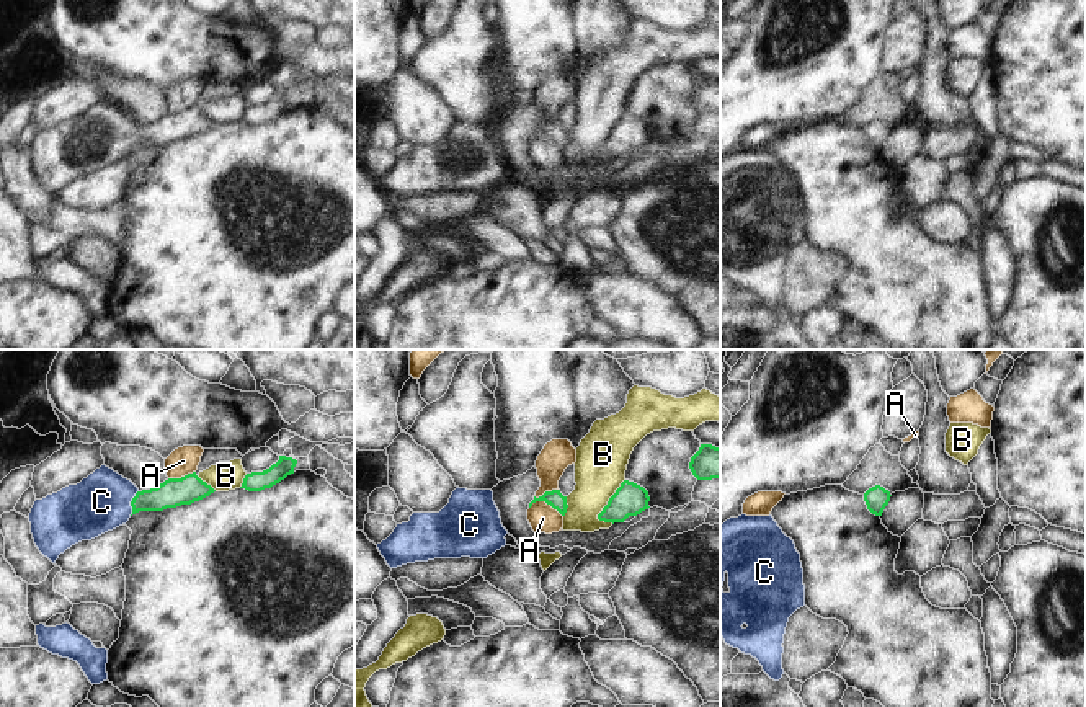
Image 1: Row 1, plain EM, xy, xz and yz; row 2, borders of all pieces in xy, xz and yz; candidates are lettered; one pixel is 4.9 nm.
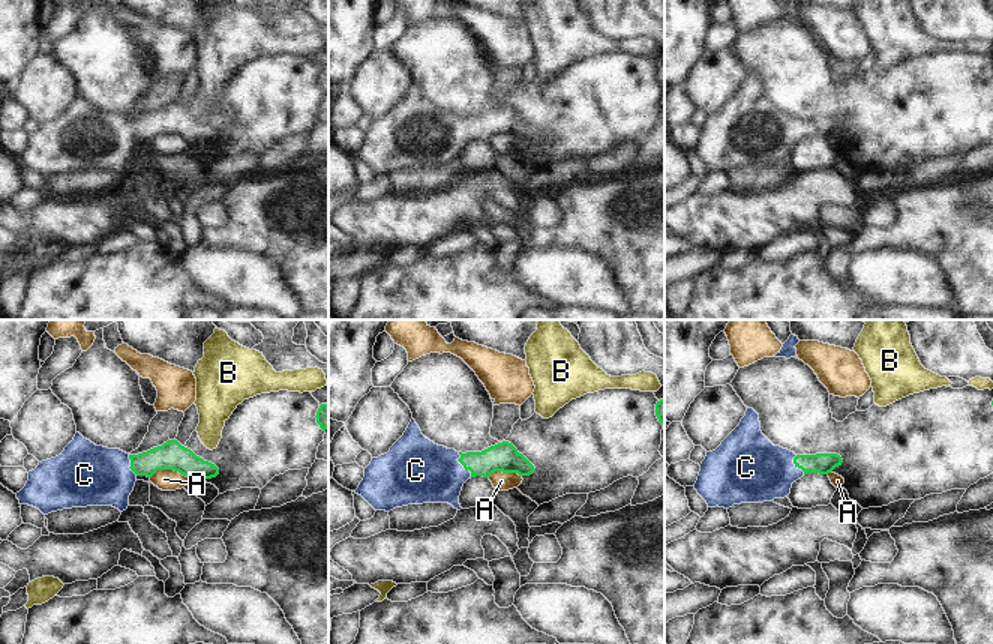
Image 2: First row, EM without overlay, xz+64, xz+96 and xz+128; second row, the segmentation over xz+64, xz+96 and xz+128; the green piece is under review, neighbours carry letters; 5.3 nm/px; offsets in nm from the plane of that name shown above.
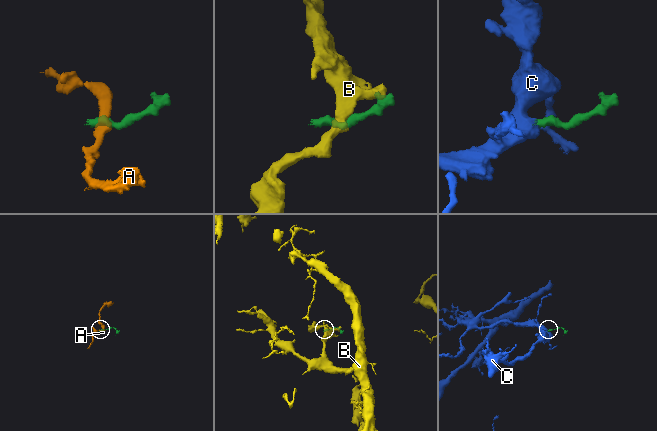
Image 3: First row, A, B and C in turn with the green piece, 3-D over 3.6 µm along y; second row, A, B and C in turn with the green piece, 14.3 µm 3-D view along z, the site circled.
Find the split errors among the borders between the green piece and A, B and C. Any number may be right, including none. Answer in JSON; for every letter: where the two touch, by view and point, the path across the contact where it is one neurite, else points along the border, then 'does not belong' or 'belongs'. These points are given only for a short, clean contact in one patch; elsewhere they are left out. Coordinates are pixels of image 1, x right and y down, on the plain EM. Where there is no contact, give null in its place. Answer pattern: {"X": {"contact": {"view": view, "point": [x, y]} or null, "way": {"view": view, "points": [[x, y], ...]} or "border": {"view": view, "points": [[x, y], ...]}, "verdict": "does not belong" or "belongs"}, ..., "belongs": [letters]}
{"A": {"contact": {"view": "xz", "point": [549, 137]}, "border": {"view": "xz", "points": [[534, 129], [562, 151]]}, "verdict": "does not belong"}, "B": {"contact": {"view": "xz", "point": [609, 134]}, "border": {"view": "xz", "points": [[624, 113], [598, 149], [600, 155]]}, "verdict": "does not belong"}, "C": {"contact": {"view": "xy", "point": [131, 137]}, "way": {"view": "xy", "points": [[173, 126], [131, 137], [102, 136]]}, "verdict": "belongs"}, "belongs": ["C"]}

